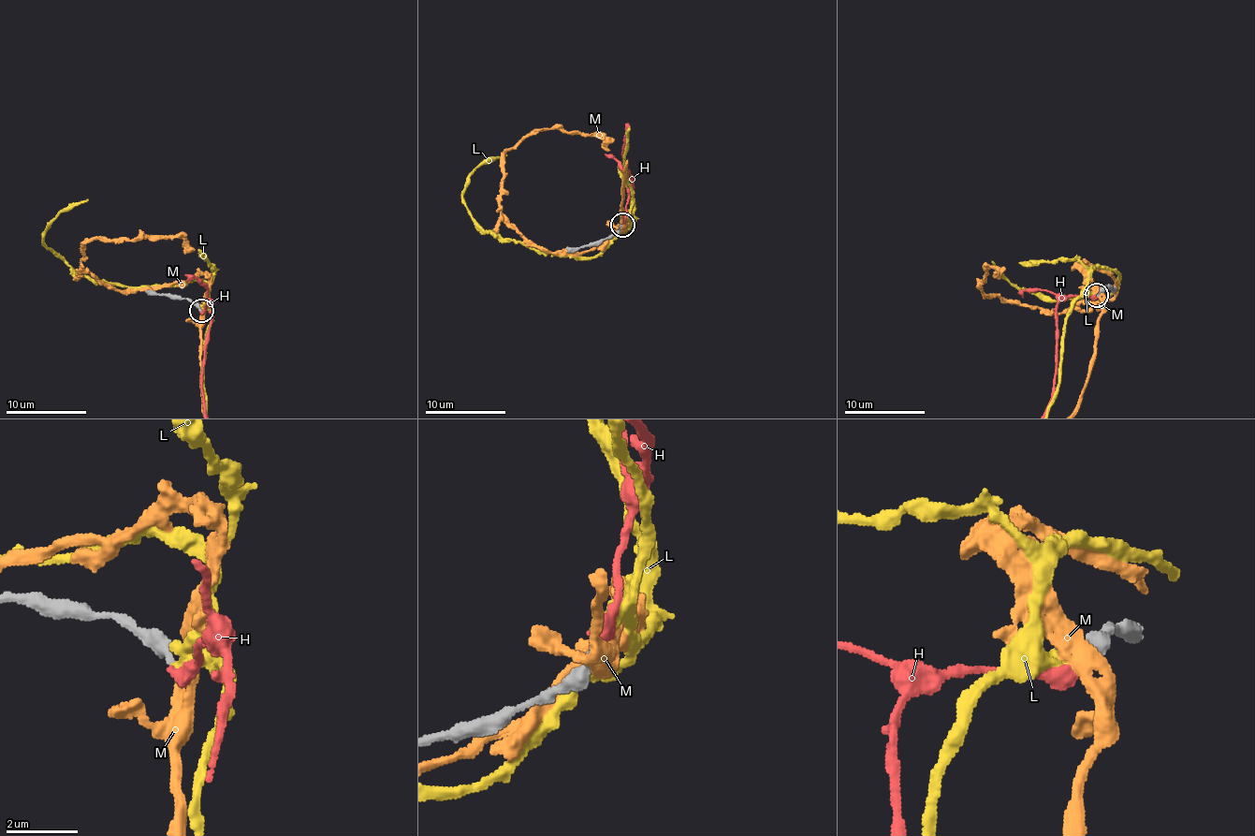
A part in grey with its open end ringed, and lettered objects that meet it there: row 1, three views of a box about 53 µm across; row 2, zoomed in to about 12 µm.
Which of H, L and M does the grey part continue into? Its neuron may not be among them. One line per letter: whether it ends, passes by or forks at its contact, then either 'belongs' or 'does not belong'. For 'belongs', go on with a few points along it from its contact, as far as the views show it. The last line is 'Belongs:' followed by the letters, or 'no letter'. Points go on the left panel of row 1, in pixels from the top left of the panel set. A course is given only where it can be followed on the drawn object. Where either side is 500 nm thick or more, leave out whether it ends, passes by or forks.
H: it ends | belongs
L: it ends | does not belong
M: it passes by | does not belong
Belongs: H

